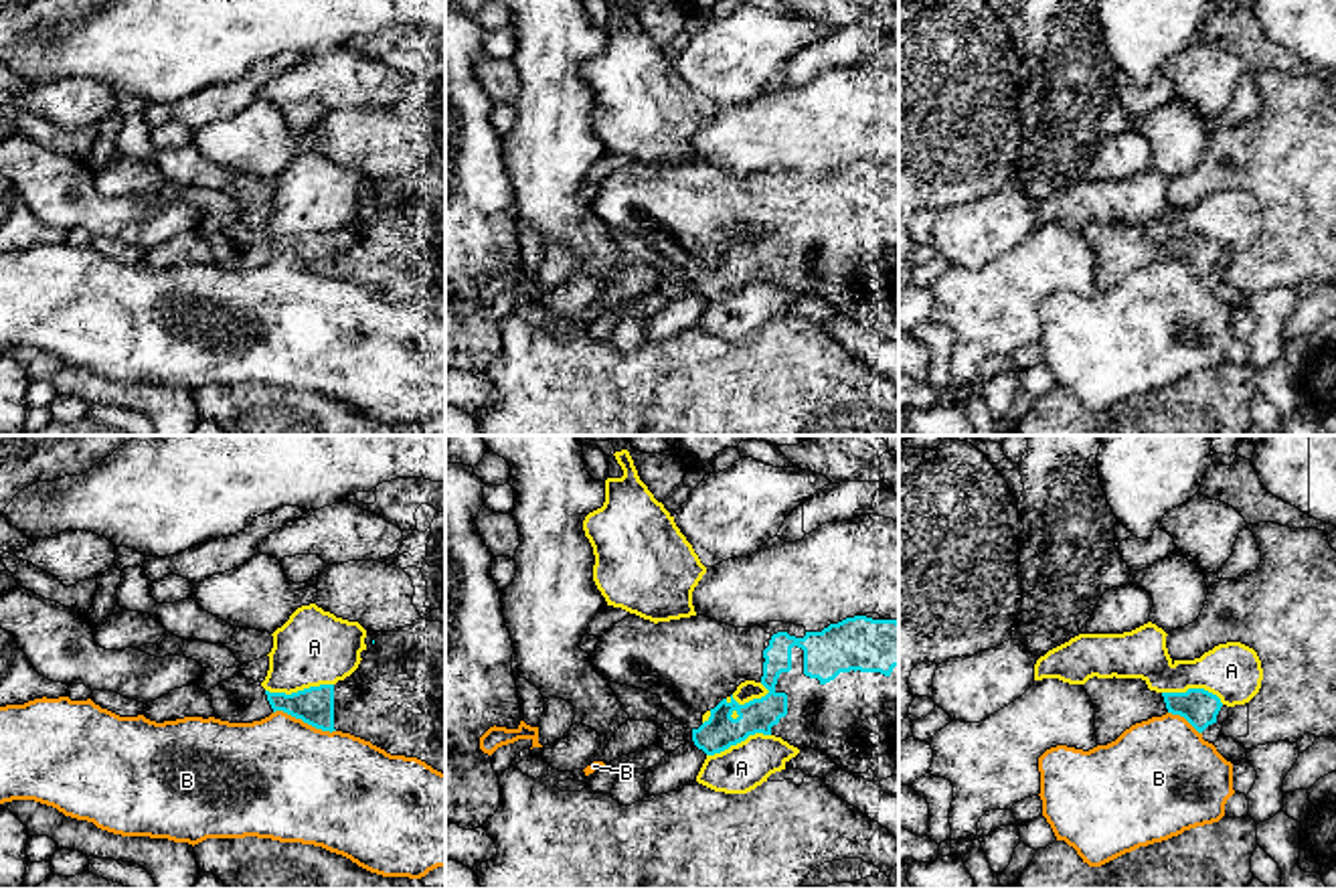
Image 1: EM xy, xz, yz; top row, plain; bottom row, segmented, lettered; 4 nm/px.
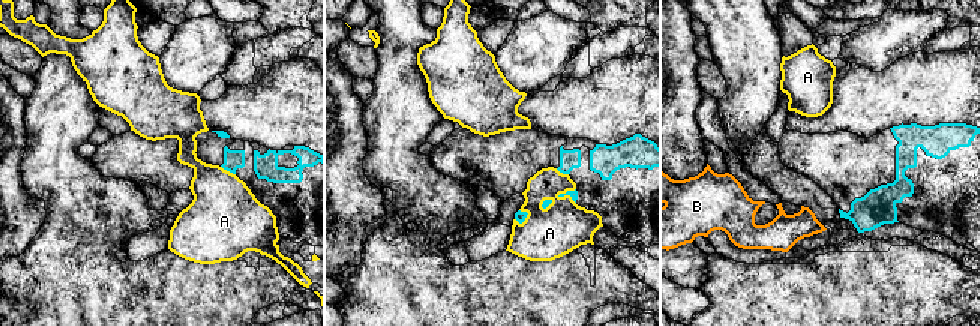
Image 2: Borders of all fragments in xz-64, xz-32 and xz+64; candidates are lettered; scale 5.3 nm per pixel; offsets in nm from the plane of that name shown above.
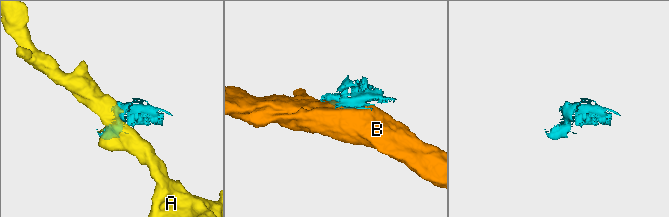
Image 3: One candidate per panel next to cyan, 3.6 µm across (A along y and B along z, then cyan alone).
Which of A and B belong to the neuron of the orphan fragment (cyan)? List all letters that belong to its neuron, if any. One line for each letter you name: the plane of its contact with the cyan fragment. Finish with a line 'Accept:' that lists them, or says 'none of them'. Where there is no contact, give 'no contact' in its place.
Accept: none of them

